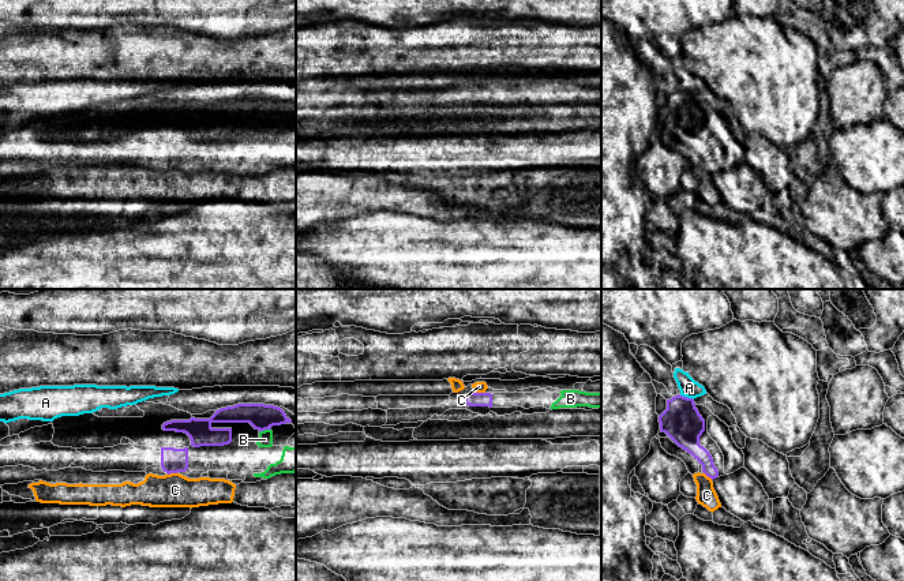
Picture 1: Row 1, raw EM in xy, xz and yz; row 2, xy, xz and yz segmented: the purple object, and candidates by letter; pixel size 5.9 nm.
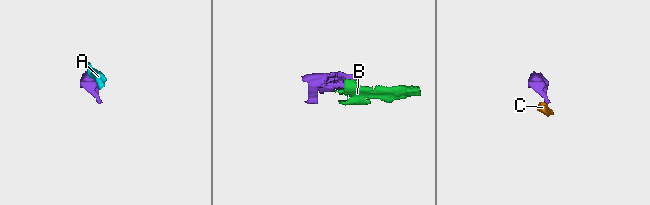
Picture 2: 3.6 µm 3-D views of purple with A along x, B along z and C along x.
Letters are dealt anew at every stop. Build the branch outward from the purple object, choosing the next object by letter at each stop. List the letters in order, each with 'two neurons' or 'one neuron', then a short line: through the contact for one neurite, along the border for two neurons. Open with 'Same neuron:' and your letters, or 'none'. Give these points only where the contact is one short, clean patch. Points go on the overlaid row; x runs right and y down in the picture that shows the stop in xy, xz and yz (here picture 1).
Same neuron: B
A: two neurons; line yz (681, 394), (693, 400)
B: one neuron
C: two neurons; line xz (475, 390), (484, 393)

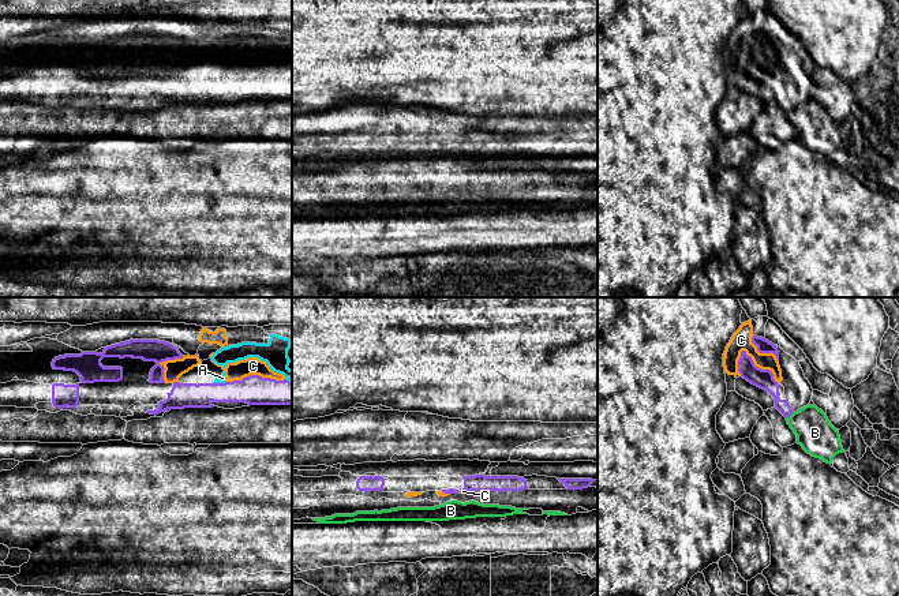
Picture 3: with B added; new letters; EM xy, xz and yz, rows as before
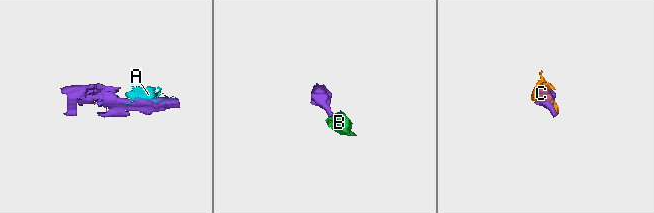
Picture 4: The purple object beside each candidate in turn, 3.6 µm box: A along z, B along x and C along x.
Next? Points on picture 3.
Same neuron: A, C
A: one neuron
B: two neurons; line yz (794, 412), (786, 419)
C: one neuron

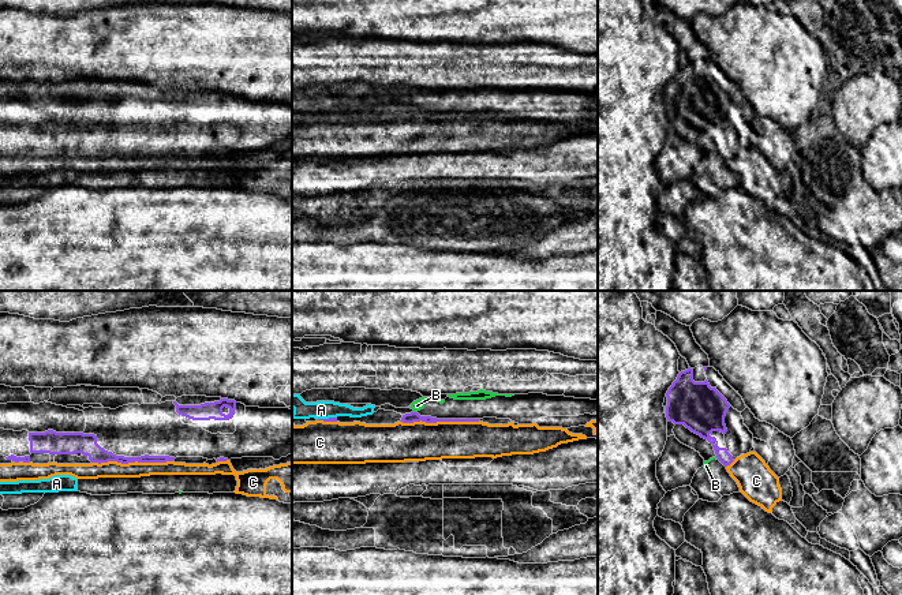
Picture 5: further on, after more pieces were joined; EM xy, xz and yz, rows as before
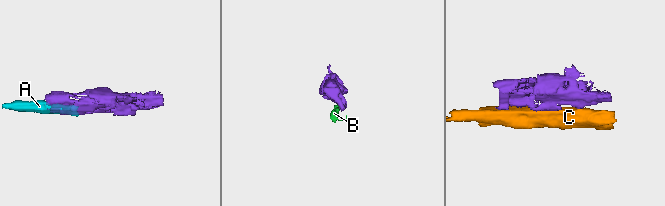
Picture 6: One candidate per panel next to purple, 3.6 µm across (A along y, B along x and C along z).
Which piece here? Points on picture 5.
Same neuron: none
A: two neurons; line xz (336, 416), (318, 419)
B: two neurons; line yz (715, 456), (718, 459)
C: two neurons; line xy (172, 460), (92, 463)

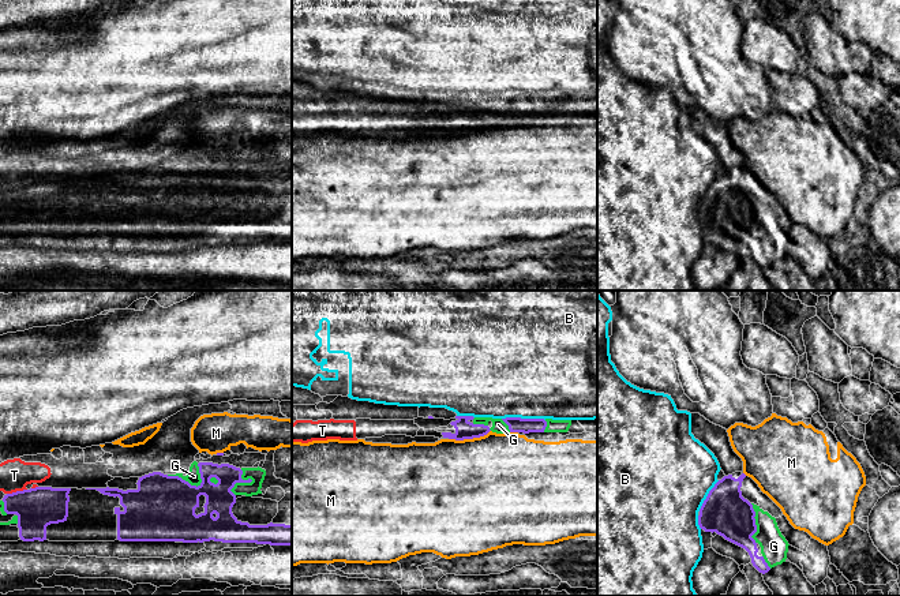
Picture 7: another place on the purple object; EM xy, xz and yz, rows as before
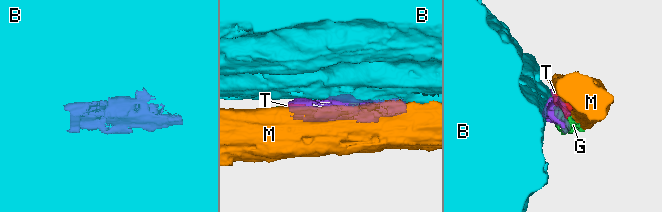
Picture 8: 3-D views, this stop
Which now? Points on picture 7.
Same neuron: G
B: two neurons
G: one neuron
M: two neurons; line xz (490, 430), (479, 437), (449, 439)
T: two neurons; line xy (26, 488), (7, 494)

